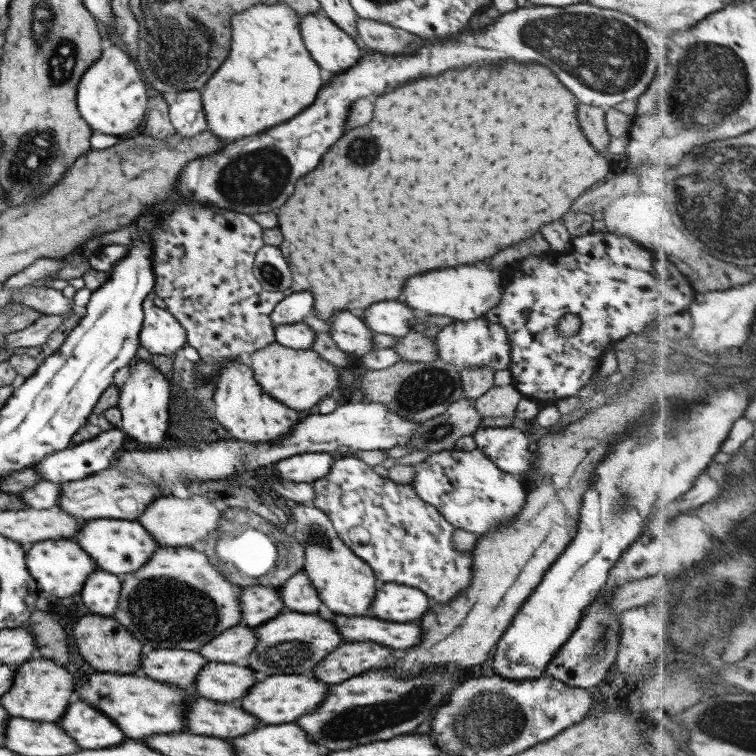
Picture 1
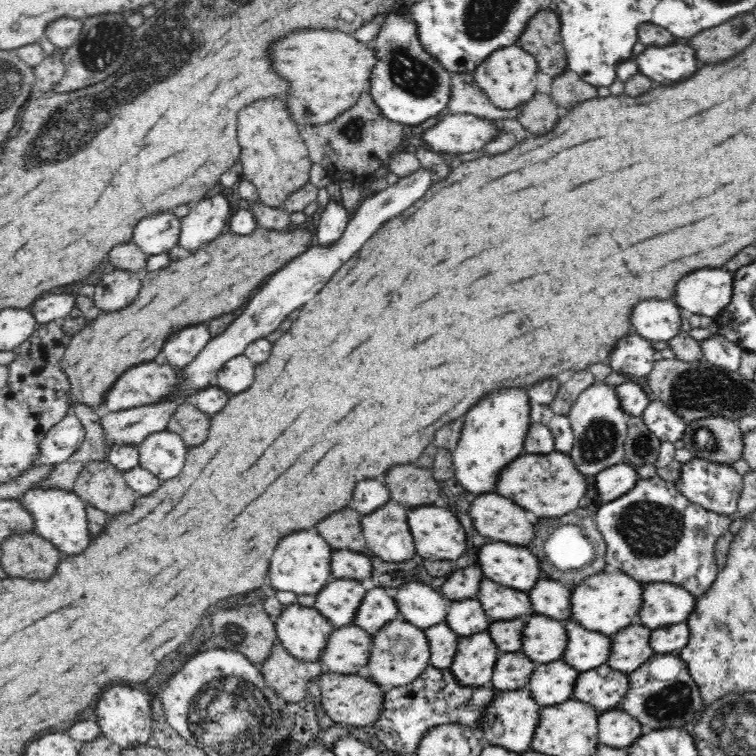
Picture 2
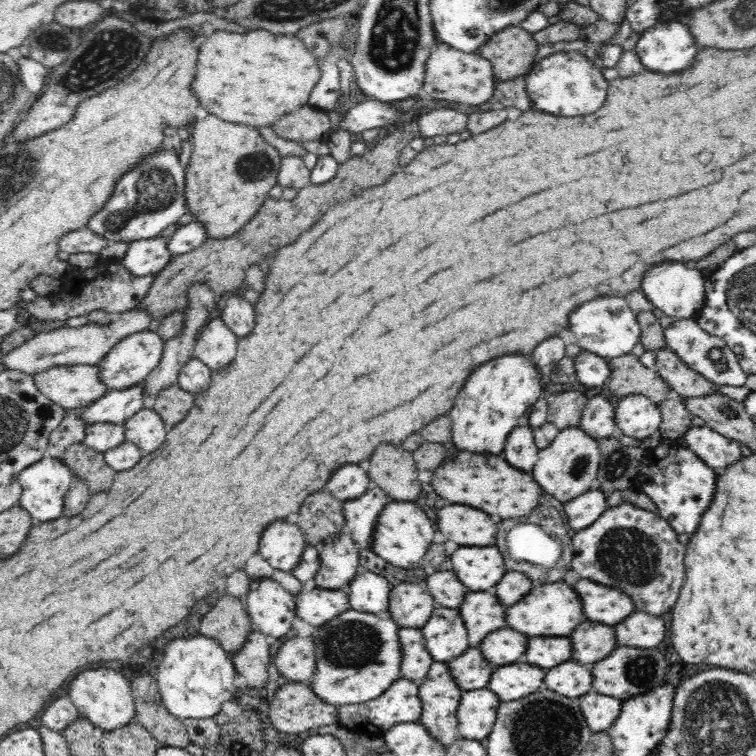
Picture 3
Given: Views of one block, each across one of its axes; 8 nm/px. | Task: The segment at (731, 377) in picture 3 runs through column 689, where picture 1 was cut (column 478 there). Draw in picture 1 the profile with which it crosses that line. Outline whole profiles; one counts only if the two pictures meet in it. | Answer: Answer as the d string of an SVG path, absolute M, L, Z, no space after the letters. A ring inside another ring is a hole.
M485 317L476 320L456 321L442 327L434 337L440 359L454 365L459 371L470 367L490 366L496 370L506 370L510 366L510 341L506 327L498 322L490 322Z

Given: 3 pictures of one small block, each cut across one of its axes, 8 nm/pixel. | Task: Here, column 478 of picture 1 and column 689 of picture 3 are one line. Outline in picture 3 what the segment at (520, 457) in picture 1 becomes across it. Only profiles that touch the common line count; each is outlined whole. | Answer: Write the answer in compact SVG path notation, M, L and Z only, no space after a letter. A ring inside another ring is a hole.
M708 425L692 426L682 437L686 446L714 470L728 468L729 464L734 464L742 456L738 441L718 434Z

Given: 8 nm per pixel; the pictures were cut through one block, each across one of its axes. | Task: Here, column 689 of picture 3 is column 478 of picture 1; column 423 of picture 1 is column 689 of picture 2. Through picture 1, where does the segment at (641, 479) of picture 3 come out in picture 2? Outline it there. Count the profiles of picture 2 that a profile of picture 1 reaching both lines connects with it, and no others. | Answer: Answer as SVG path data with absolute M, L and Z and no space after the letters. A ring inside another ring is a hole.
M694 457L689 462L682 463L681 466L682 475L674 484L678 491L688 498L688 501L700 504L700 507L720 515L735 515L743 488L743 476L732 465L716 464Z

